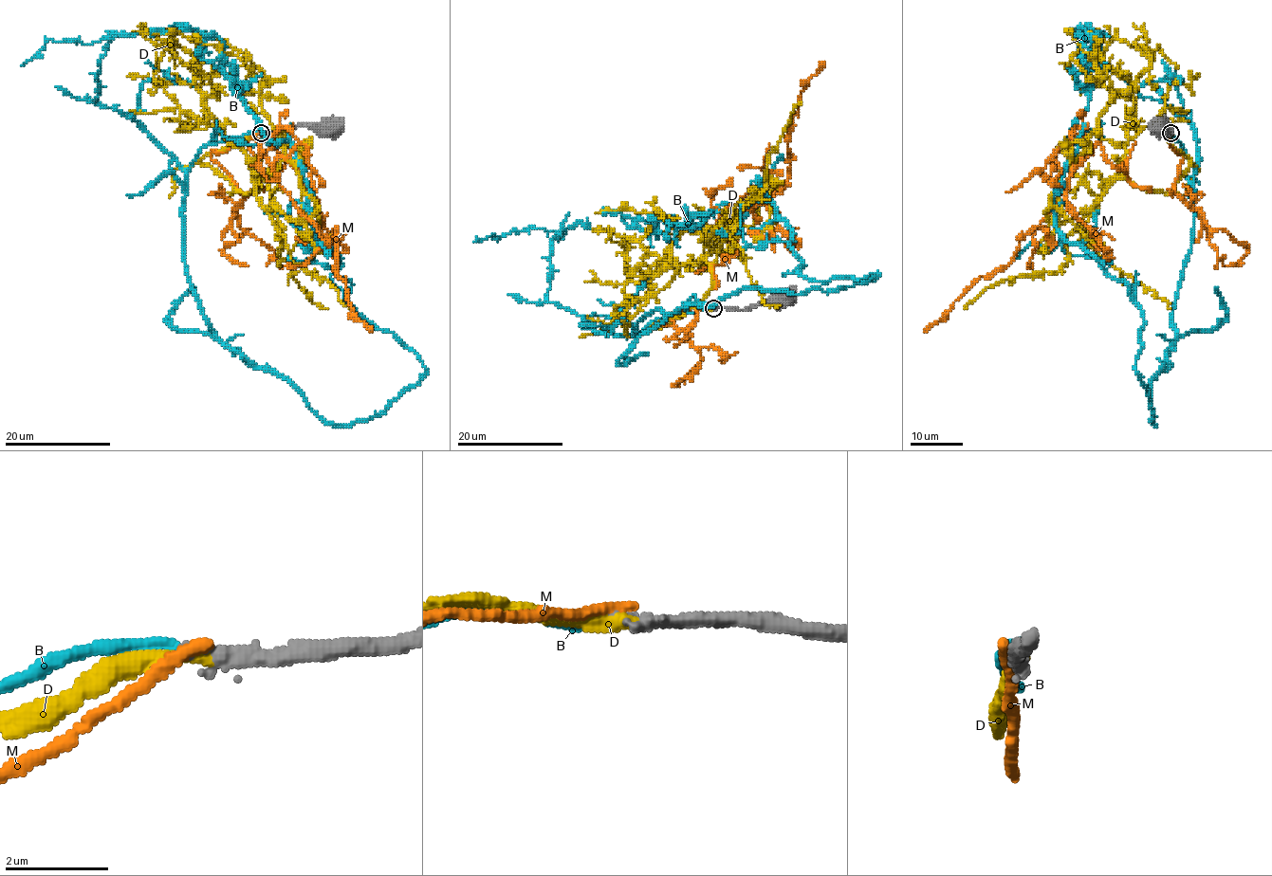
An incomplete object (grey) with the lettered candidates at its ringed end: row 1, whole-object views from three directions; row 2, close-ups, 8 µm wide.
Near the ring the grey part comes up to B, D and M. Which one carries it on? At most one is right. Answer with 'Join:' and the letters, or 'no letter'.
Join: D

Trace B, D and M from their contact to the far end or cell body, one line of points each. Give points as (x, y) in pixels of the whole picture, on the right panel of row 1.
B: (1170, 132), (1194, 170), (1193, 243), (1156, 426), (1143, 311), (1056, 223), (1096, 38), (1076, 34)
D: (1170, 133), (1189, 161), (1170, 190), (1120, 172), (1080, 178), (1076, 159), (1111, 87), (1076, 35)
M: (1169, 133), (1182, 155), (1173, 193), (1137, 187), (1097, 144), (1041, 223), (1047, 235), (1034, 227), (925, 331)

